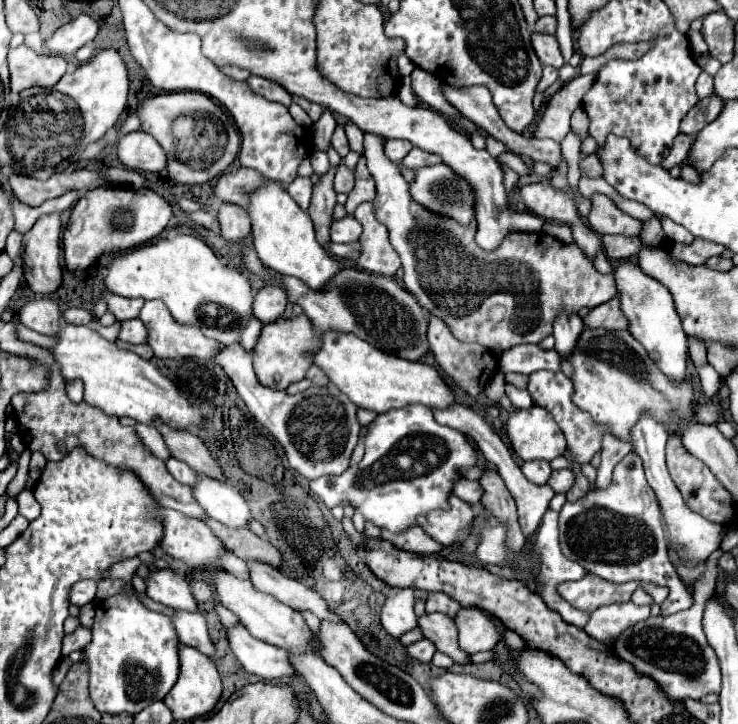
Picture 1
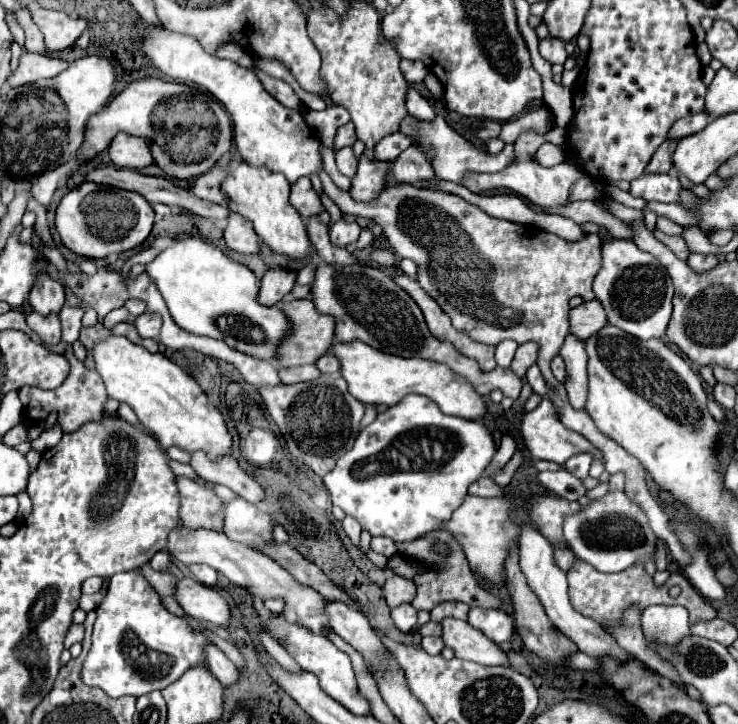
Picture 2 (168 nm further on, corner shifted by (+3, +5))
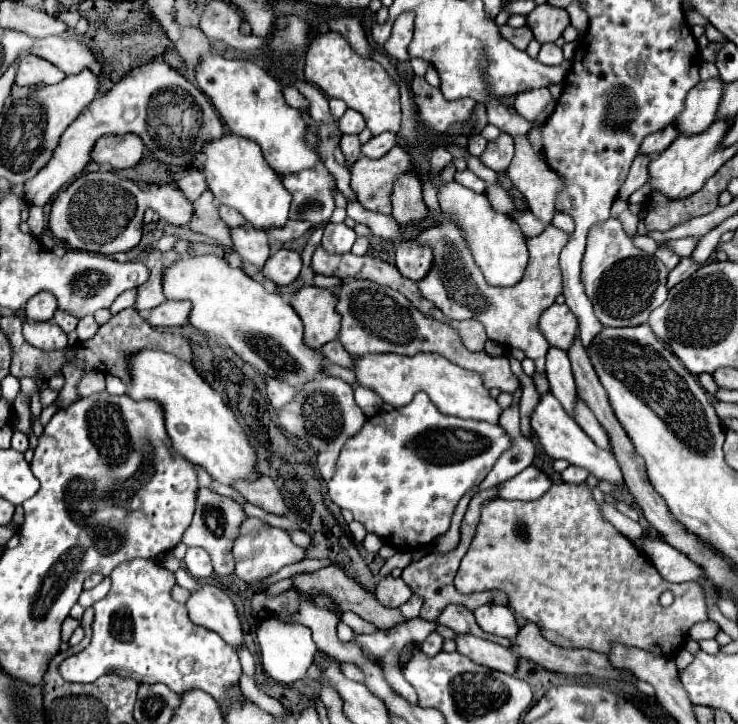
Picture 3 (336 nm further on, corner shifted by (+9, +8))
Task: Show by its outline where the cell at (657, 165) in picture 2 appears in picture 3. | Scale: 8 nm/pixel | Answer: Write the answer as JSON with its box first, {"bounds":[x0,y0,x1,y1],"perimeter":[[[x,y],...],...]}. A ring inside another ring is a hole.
{"bounds":[618,154,652,198],"perimeter":[[[648,154],[636,156],[636,160],[634,160],[630,172],[628,172],[628,178],[620,188],[620,194],[618,194],[620,198],[628,198],[634,190],[638,190],[642,184],[646,184],[650,180],[650,176],[648,176],[650,160],[652,160],[652,156],[648,156]]]}

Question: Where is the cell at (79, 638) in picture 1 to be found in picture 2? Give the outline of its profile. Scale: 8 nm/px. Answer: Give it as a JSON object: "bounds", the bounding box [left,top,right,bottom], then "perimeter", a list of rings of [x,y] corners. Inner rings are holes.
{"bounds":[64,625,84,649],"perimeter":[[[72,625],[68,629],[68,635],[66,635],[66,641],[64,641],[64,647],[70,649],[70,645],[74,643],[80,643],[84,639],[84,625]]]}

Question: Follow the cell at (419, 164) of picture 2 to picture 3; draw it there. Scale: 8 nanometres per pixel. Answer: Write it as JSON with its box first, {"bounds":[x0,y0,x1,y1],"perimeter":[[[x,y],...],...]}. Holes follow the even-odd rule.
{"bounds":[392,172,428,224],"perimeter":[[[414,172],[400,174],[394,182],[392,192],[392,216],[400,224],[420,222],[428,216],[426,204],[422,200],[422,182]]]}

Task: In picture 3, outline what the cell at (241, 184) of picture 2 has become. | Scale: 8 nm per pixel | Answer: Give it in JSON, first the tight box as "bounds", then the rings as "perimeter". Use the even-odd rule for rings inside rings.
{"bounds":[202,134,290,232],"perimeter":[[[224,134],[220,140],[206,144],[202,152],[206,154],[204,174],[208,188],[218,204],[238,210],[256,230],[266,232],[268,228],[284,228],[290,212],[290,192],[286,192],[282,178],[268,166],[260,148],[252,140]]]}

